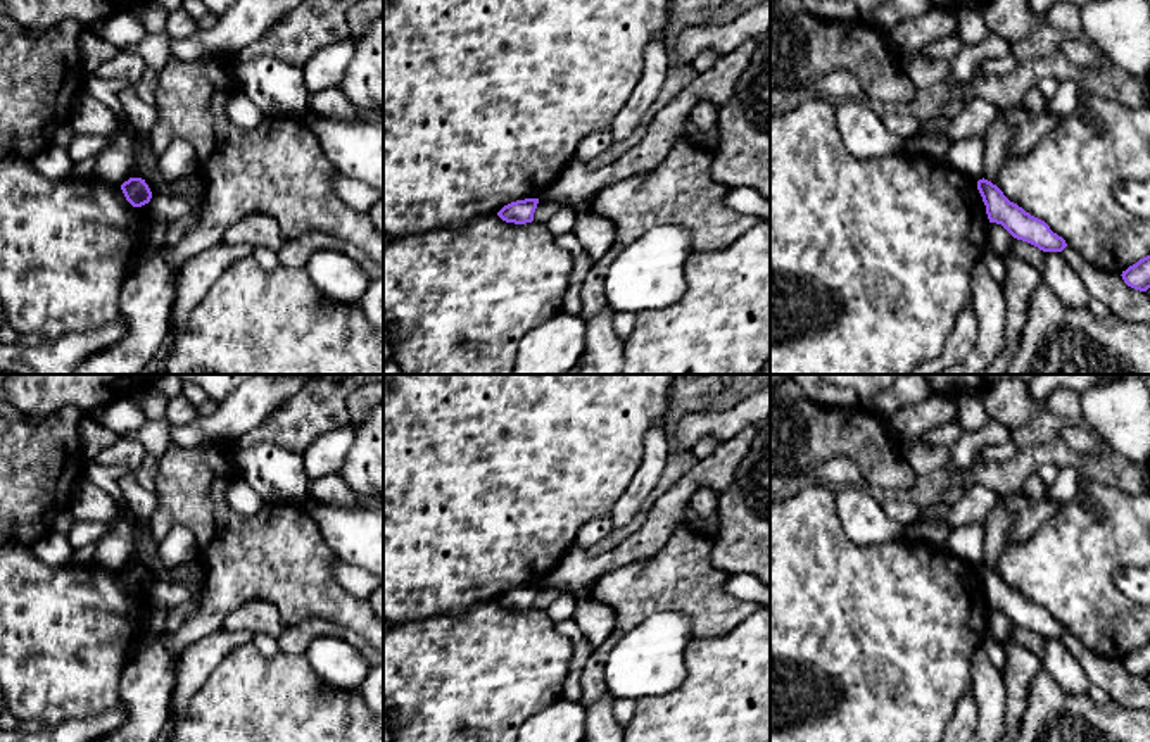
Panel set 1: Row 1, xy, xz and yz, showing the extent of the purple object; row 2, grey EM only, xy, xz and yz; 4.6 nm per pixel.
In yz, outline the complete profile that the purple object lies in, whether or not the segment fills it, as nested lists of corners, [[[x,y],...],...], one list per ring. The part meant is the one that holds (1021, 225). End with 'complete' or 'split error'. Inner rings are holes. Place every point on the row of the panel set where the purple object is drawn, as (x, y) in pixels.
[[[988,179],[977,181],[989,223],[1002,224],[1014,238],[1027,242],[1043,252],[1062,252],[1067,243],[1050,226],[1010,202],[1003,192]]] | complete

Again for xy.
[[[130,178],[121,185],[121,190],[133,207],[142,207],[152,198],[152,192],[142,178]]] | complete

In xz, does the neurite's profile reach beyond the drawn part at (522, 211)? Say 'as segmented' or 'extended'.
as segmented

